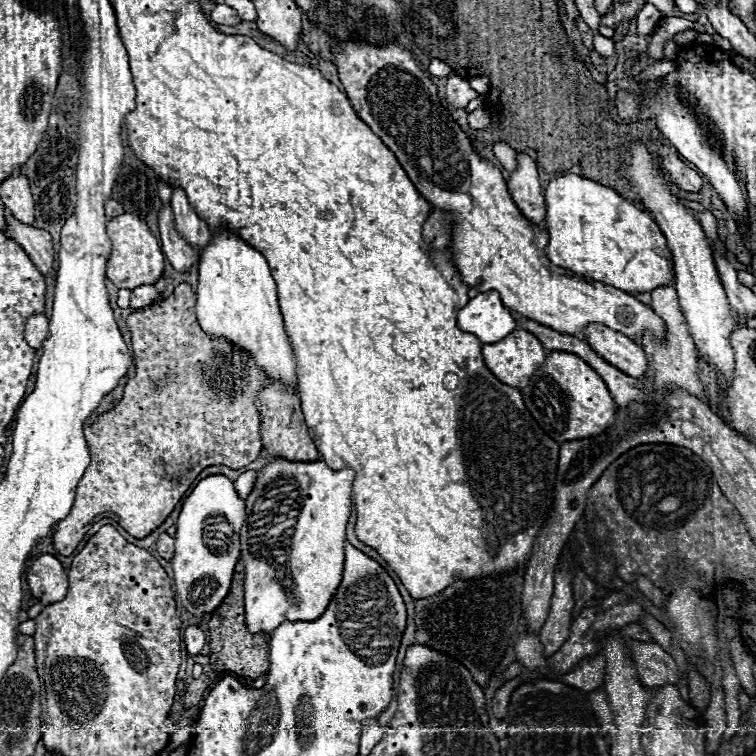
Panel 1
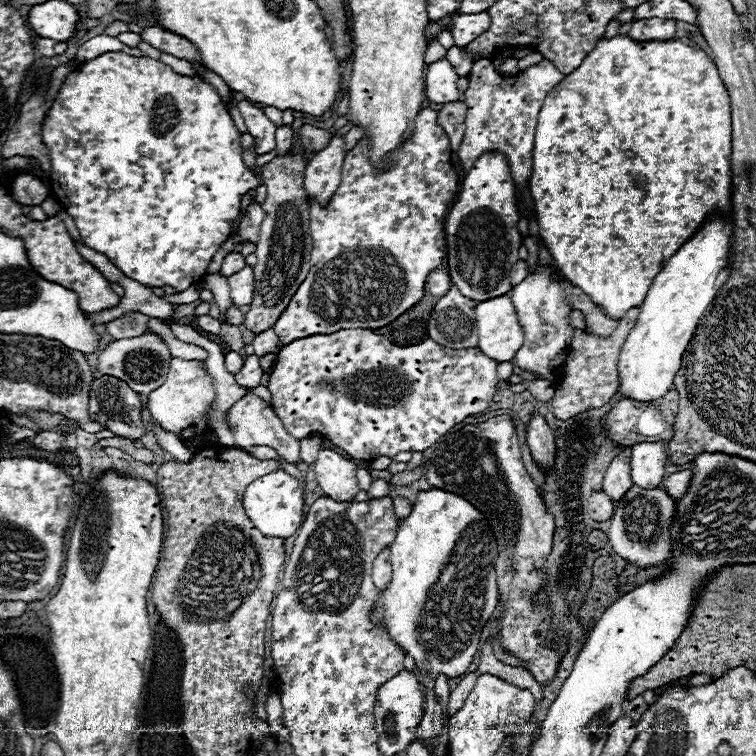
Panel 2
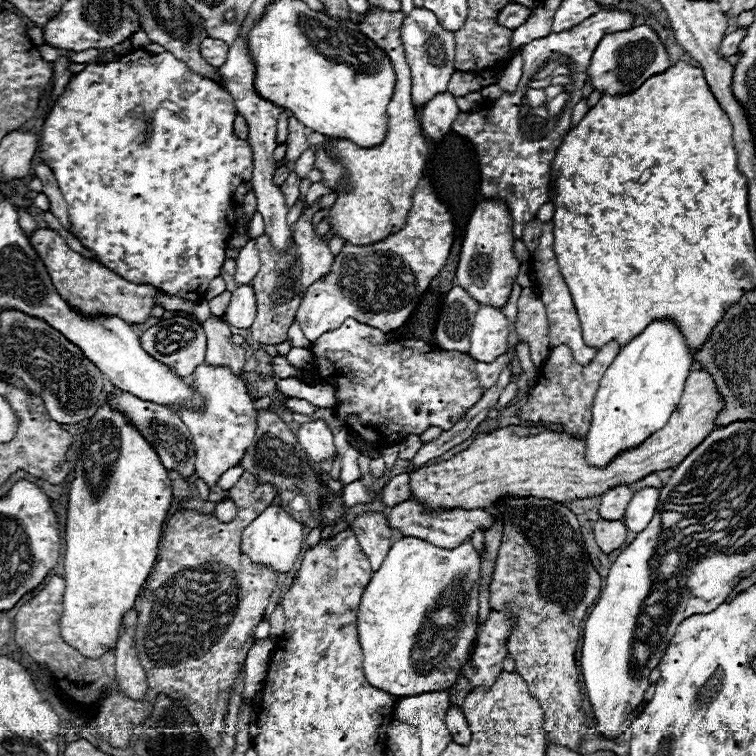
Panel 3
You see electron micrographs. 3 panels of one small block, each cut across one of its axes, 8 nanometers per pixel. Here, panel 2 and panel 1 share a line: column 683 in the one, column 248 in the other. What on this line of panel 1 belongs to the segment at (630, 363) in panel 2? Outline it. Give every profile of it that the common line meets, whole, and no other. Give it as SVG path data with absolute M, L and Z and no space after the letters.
M220 230L200 252L196 314L208 336L228 340L234 348L252 356L270 382L282 382L288 390L298 388L298 366L292 344L284 330L276 284L266 258L236 234Z

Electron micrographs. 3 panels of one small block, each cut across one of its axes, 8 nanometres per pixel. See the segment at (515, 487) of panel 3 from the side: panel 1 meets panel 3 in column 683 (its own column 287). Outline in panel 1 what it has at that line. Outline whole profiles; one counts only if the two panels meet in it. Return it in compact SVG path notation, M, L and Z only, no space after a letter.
M268 384L256 394L256 410L260 414L260 438L264 452L290 462L318 460L318 450L308 436L308 428L300 410L300 398L296 392L286 392L280 384Z

